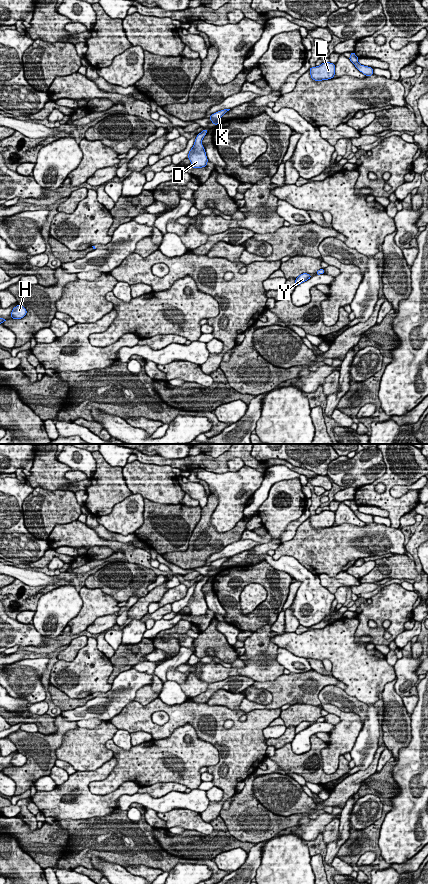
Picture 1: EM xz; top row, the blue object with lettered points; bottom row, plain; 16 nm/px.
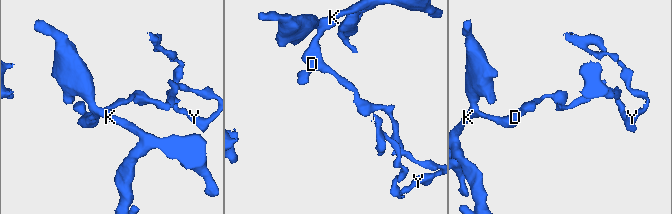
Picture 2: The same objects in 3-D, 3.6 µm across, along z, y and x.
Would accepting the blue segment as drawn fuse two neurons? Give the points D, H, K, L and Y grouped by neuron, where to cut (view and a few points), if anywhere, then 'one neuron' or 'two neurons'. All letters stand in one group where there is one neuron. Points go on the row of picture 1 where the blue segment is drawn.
groups D H K L Y; cut none; one neuron

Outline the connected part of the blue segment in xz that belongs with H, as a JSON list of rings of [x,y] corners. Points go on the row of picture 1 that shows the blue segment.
[[[17,305],[16,307],[13,308],[11,312],[11,317],[12,319],[21,319],[25,317],[26,314],[27,314],[27,311],[25,307],[21,305]]]

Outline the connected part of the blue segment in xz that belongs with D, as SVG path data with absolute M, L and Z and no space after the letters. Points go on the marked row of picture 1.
M204 129L201 133L199 133L195 139L193 147L189 151L188 158L190 159L192 168L202 168L207 165L208 159L202 145L202 139L206 134L207 129Z

